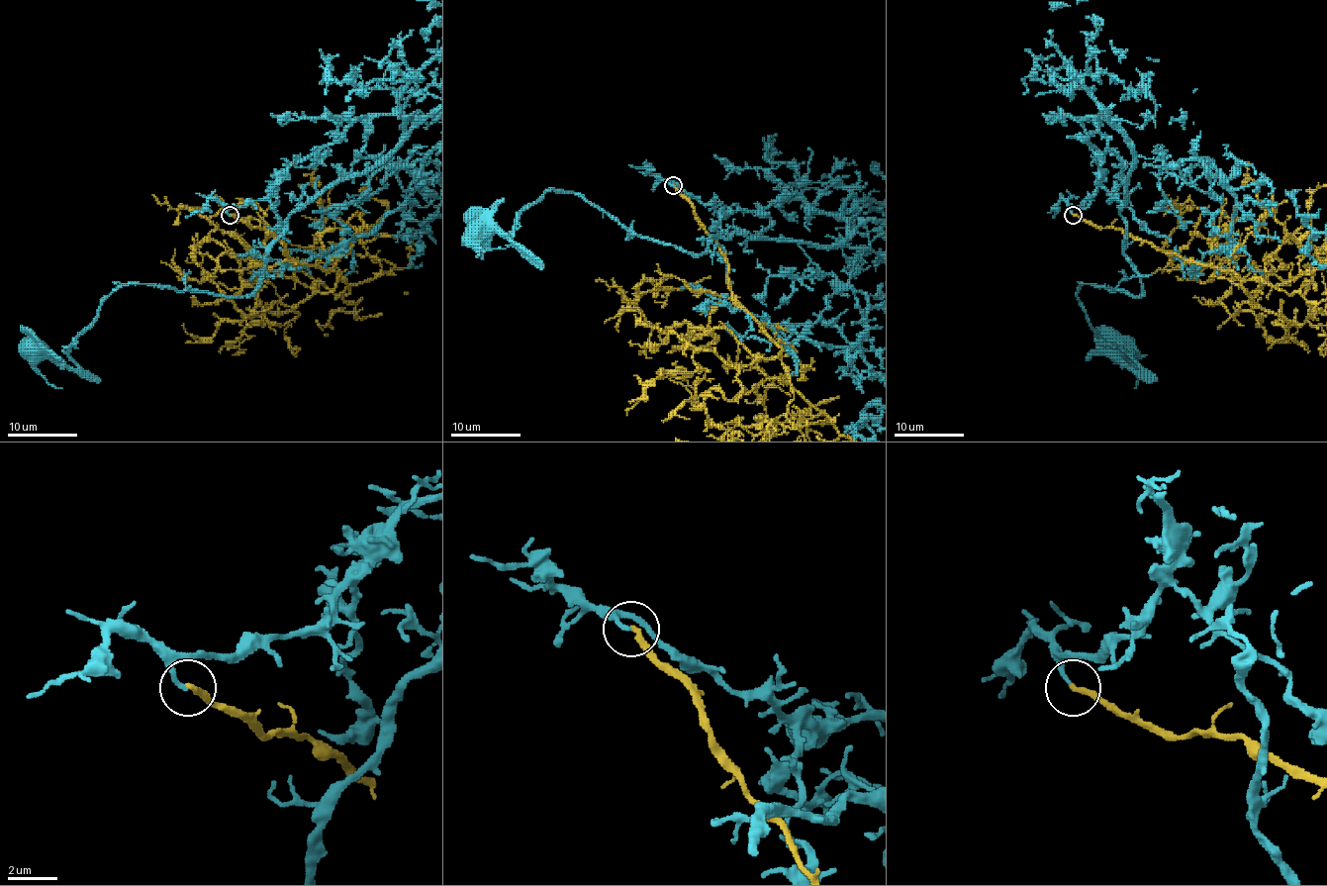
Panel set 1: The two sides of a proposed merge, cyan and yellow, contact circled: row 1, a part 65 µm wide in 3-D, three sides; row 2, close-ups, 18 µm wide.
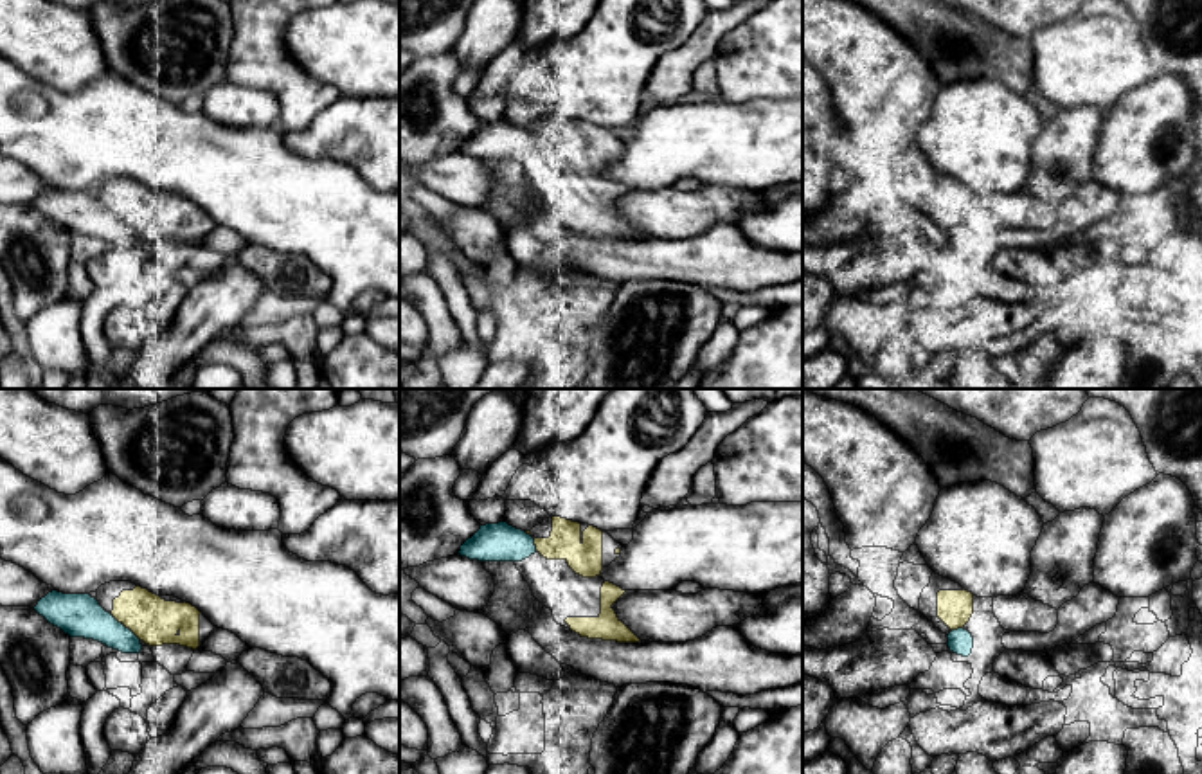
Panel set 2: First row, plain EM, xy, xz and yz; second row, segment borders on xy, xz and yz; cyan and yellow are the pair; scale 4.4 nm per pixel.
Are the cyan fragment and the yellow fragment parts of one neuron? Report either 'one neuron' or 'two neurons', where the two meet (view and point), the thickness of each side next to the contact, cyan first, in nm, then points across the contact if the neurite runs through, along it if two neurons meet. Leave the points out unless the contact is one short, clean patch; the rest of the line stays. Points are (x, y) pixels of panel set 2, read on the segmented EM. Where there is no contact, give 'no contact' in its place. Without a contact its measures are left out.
two neurons; contact xy (125, 627); calibres 190 and 200 nm; border xy (110, 614), (141, 639)

